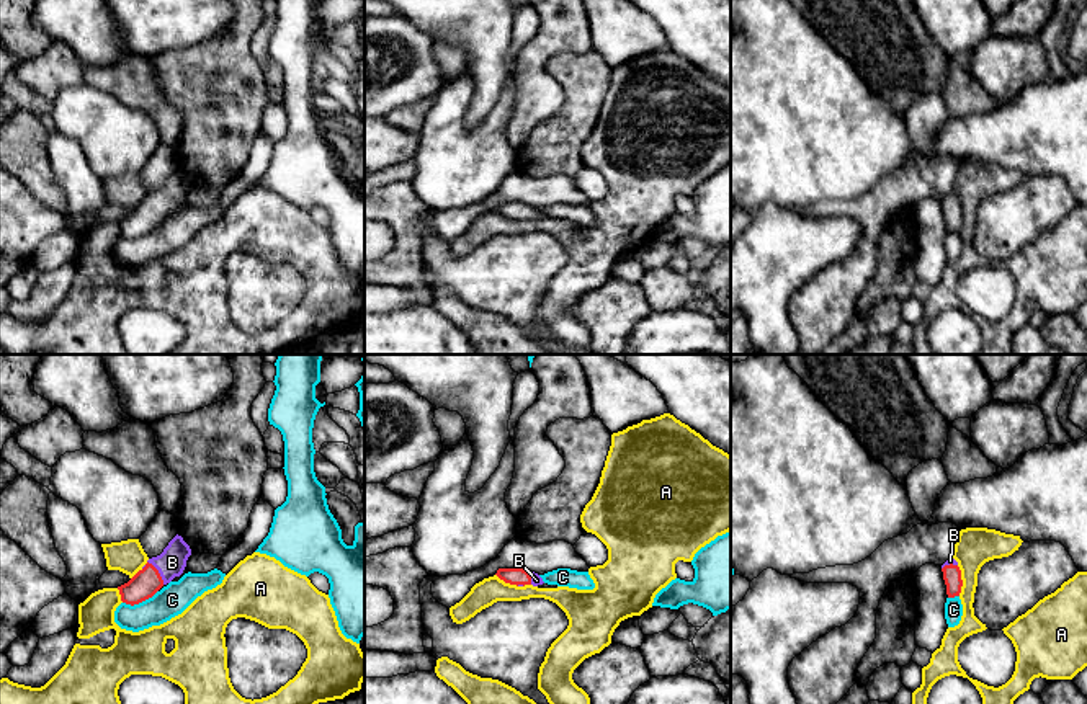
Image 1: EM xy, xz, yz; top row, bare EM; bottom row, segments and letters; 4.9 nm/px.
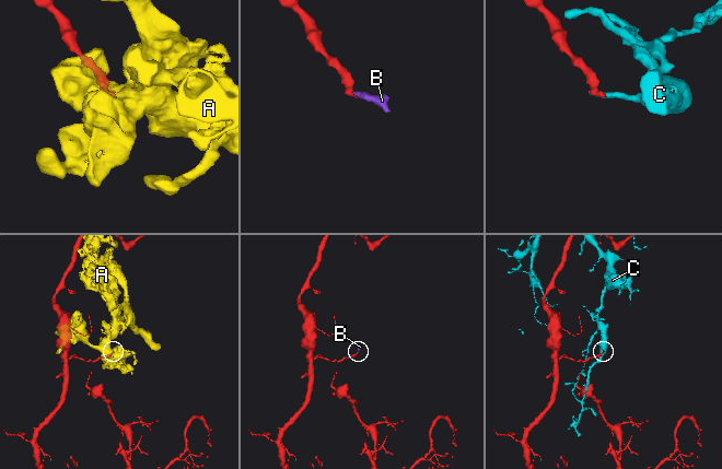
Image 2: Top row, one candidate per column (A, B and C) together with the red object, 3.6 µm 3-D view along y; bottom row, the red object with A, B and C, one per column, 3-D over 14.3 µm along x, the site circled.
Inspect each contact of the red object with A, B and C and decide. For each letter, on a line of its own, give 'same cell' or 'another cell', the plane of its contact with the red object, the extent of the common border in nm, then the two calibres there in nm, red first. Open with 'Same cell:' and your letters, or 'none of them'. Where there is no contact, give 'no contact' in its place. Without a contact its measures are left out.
Same cell: B
A: another cell; contact in yz; length 150 nm; calibres 90 and 190 nm
B: same cell; contact in xy; length 150 nm; calibres 140 and 140 nm
C: another cell; contact in xy; length 190 nm; calibres 140 and 160 nm

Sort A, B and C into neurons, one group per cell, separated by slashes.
A / B / C

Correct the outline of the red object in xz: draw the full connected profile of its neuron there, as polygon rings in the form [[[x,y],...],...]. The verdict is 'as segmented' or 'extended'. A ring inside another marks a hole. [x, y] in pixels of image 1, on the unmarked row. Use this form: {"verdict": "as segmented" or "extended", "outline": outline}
{"verdict": "extended", "outline": [[[499,203],[495,207],[500,214],[510,219],[525,221],[525,219],[543,219],[543,212],[535,206],[526,206],[523,203]]]}

